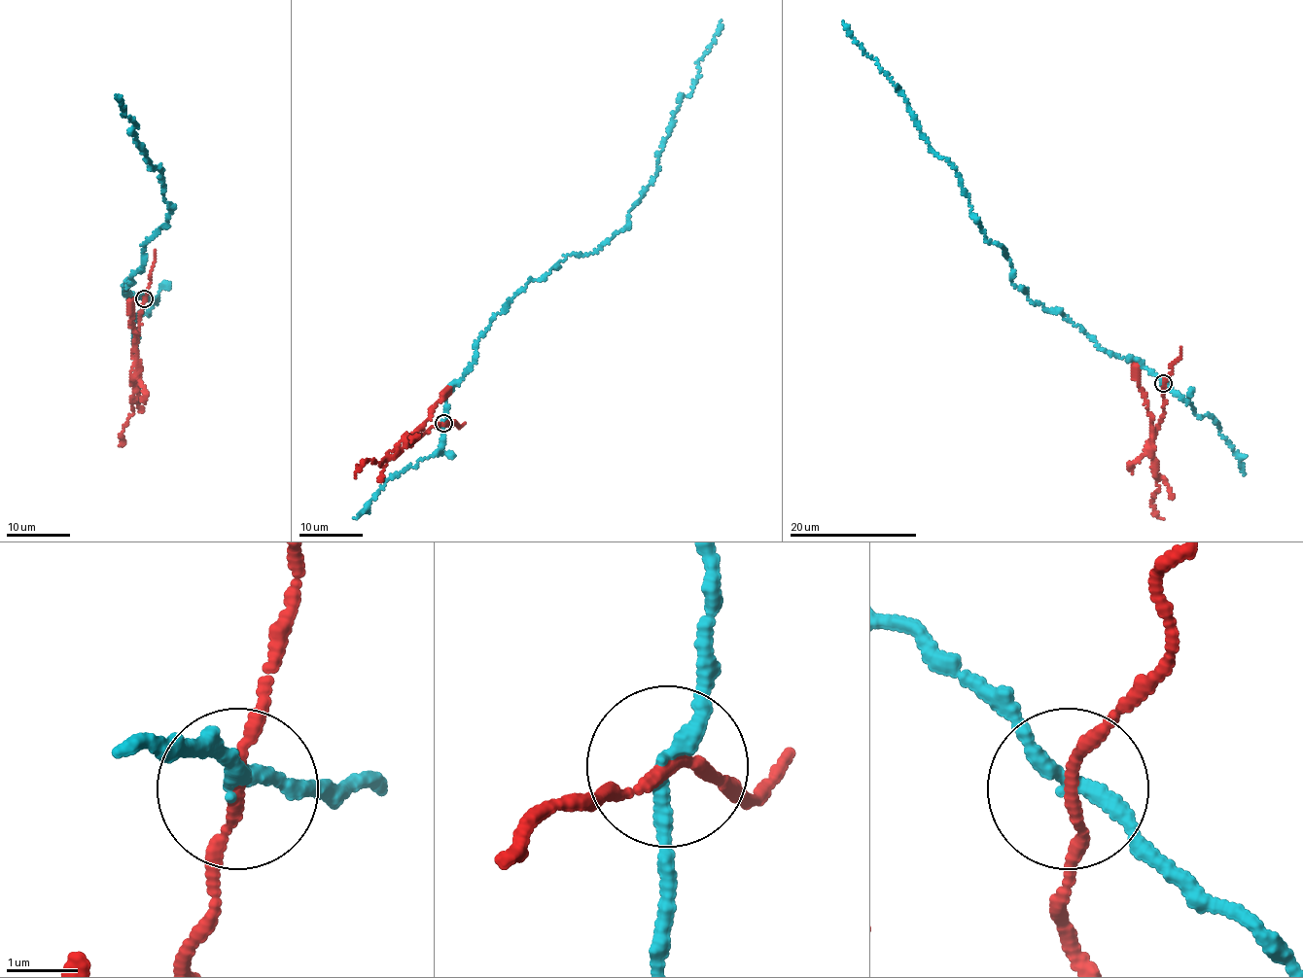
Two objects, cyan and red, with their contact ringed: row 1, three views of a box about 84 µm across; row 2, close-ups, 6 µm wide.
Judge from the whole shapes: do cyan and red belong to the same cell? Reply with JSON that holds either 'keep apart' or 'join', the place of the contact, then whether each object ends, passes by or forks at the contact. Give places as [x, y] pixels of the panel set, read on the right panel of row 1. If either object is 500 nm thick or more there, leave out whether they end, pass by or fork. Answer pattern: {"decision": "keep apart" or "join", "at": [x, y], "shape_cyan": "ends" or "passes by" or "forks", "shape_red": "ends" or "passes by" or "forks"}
{"decision": "keep apart", "at": [1163, 383], "shape_cyan": "passes by", "shape_red": "passes by"}

